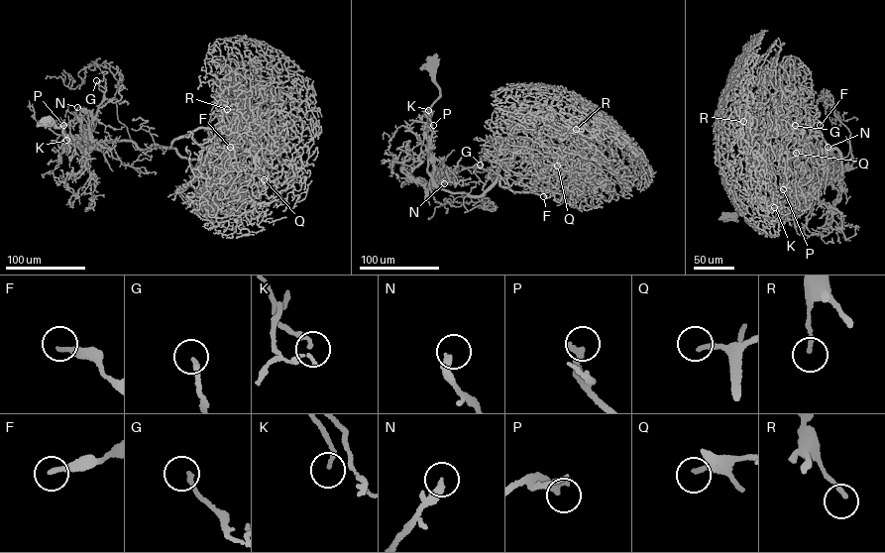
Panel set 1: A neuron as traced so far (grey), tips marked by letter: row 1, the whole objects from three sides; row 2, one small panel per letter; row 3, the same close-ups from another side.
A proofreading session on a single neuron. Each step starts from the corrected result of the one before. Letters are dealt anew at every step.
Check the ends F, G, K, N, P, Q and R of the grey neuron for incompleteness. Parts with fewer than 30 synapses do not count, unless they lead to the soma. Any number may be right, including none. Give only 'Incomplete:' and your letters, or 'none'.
Incomplete: N, Q

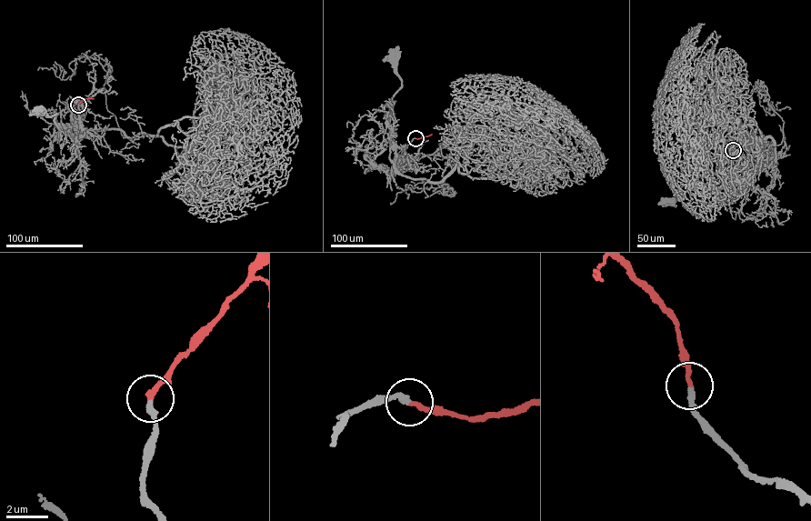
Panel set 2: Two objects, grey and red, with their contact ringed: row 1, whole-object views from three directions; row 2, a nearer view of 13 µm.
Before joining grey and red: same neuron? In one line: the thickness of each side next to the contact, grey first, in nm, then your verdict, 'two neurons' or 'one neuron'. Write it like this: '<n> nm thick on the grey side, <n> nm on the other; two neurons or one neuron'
240 nm thick on the grey side, 240 nm on the other; one neuron

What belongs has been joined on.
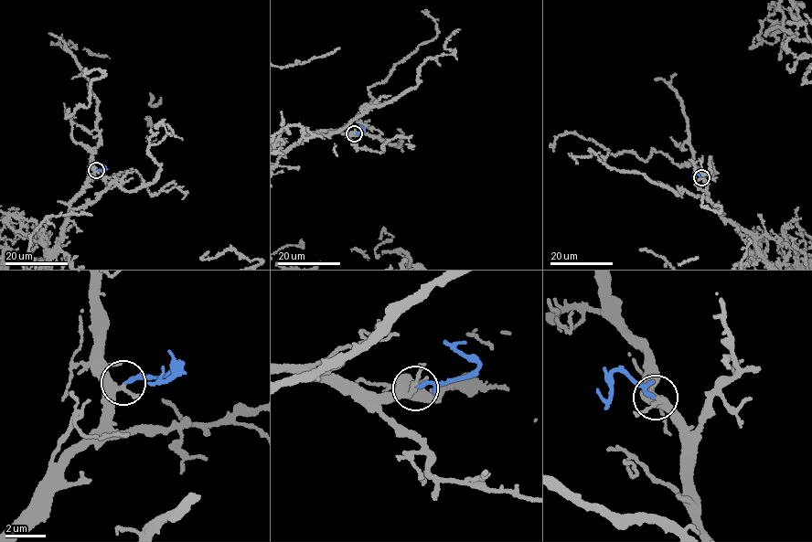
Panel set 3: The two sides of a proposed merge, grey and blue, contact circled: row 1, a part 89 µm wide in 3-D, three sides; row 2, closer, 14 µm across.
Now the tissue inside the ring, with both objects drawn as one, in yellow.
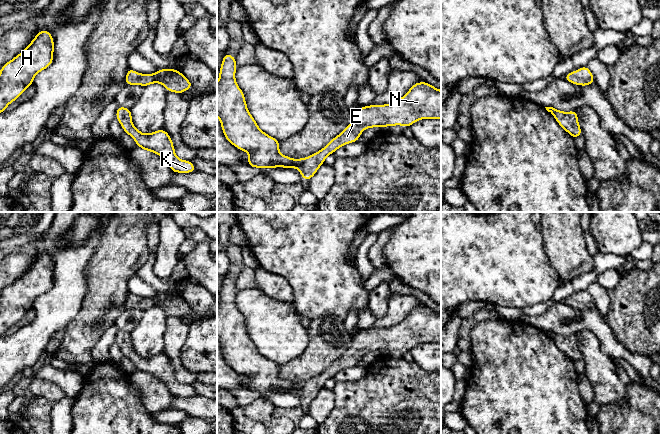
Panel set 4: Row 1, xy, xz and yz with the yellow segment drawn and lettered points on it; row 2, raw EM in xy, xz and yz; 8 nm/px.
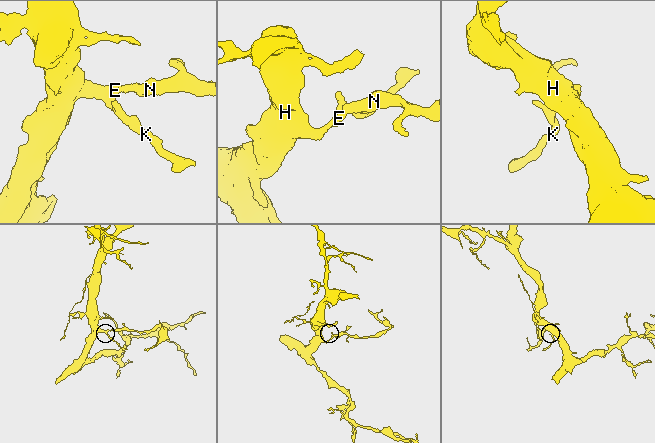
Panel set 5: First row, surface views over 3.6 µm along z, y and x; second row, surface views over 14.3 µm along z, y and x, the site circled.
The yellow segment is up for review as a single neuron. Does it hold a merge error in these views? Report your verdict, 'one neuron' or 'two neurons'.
one neuron

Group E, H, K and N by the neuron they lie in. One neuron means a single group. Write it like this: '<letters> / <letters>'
E H K N

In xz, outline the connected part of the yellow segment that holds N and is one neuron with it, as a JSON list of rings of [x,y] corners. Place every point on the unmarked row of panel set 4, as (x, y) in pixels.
[[[225,277],[220,291],[219,305],[217,306],[217,341],[221,346],[224,361],[234,371],[249,378],[247,389],[262,393],[276,391],[296,392],[300,395],[301,401],[307,405],[316,398],[328,379],[335,377],[338,372],[346,368],[358,365],[364,353],[396,349],[410,351],[421,343],[441,343],[441,314],[436,313],[427,306],[417,306],[402,322],[392,327],[362,330],[358,335],[352,337],[352,346],[323,373],[308,381],[293,383],[279,376],[280,366],[263,356],[248,335],[244,317],[235,303],[236,293],[236,282],[229,277]]]

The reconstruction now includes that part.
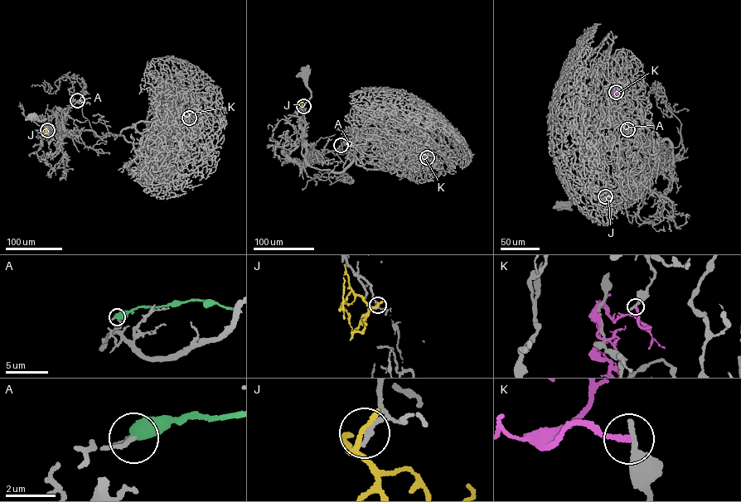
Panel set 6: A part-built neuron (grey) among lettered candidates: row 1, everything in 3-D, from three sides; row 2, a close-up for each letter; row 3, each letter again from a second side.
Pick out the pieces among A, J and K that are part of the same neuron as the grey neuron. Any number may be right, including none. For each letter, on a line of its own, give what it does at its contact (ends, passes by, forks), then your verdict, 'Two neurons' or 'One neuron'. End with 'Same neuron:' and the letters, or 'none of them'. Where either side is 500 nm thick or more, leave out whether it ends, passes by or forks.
A: Two neurons
J: It ends there. Two neurons
K: It ends there. Two neurons
Same neuron: none of them

